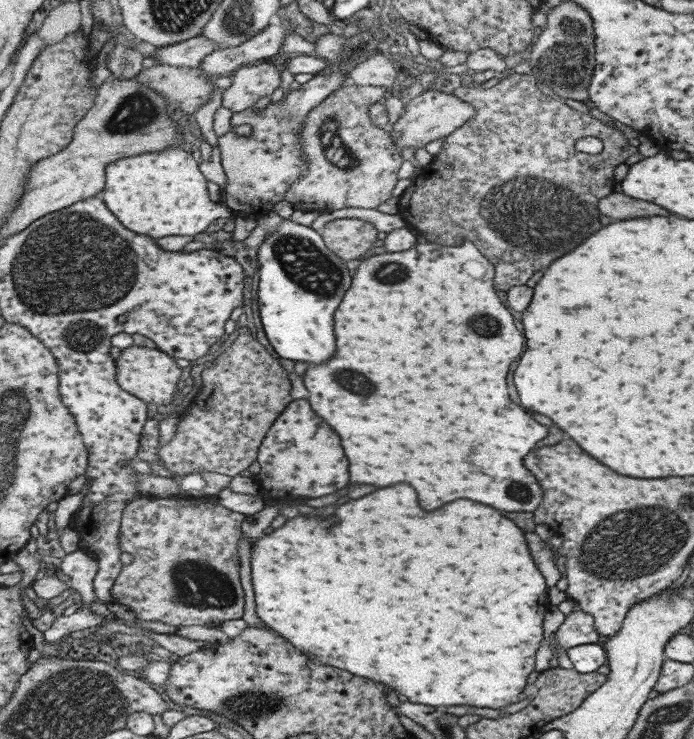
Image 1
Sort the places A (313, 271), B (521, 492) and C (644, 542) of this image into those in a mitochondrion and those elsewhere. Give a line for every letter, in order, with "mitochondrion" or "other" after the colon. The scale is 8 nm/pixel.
A: mitochondrion
B: mitochondrion
C: mitochondrion

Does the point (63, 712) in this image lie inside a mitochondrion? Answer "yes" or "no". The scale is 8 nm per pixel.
yes

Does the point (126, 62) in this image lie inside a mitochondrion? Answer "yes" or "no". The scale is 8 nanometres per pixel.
yes

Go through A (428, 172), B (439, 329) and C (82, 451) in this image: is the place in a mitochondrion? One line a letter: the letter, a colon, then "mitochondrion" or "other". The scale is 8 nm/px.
A: other
B: other
C: other

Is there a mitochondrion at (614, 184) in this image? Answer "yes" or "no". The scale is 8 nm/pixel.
no

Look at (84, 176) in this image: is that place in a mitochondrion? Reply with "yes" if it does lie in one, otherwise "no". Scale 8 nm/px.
no

